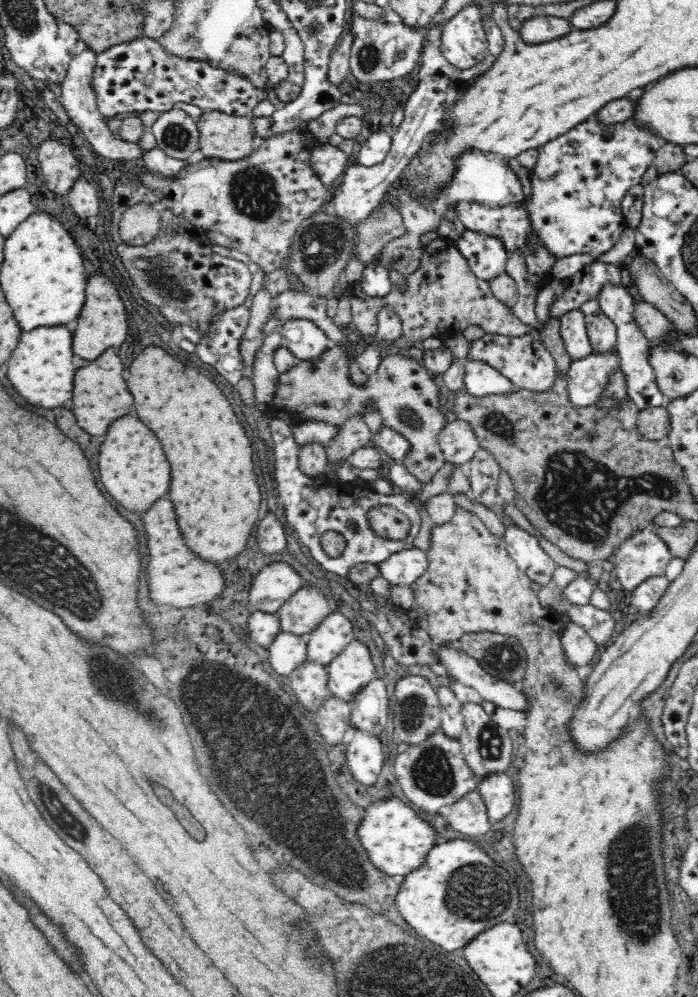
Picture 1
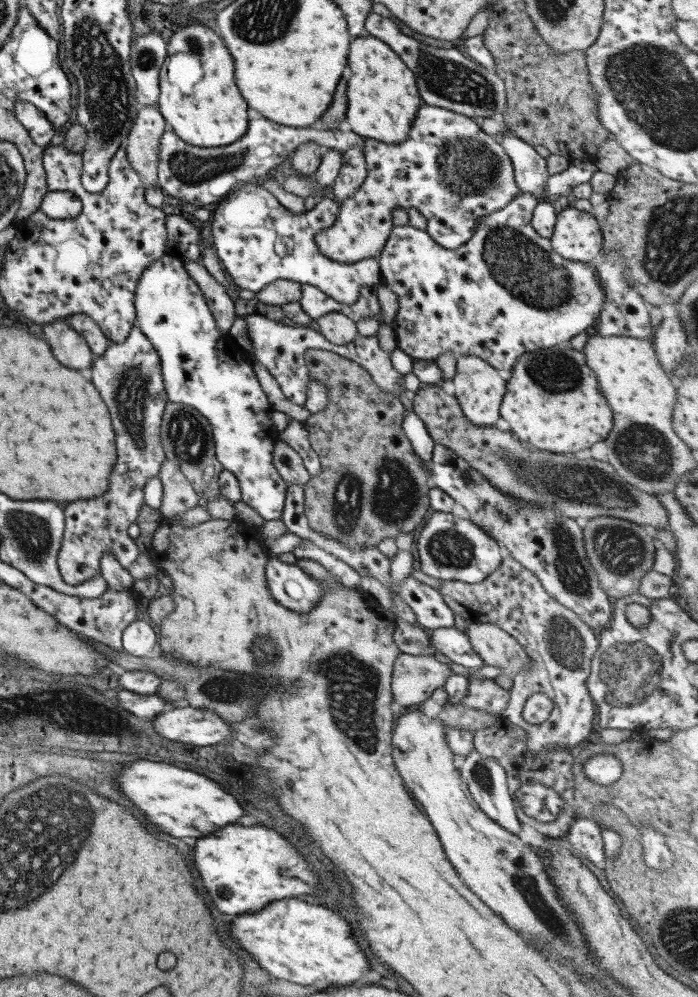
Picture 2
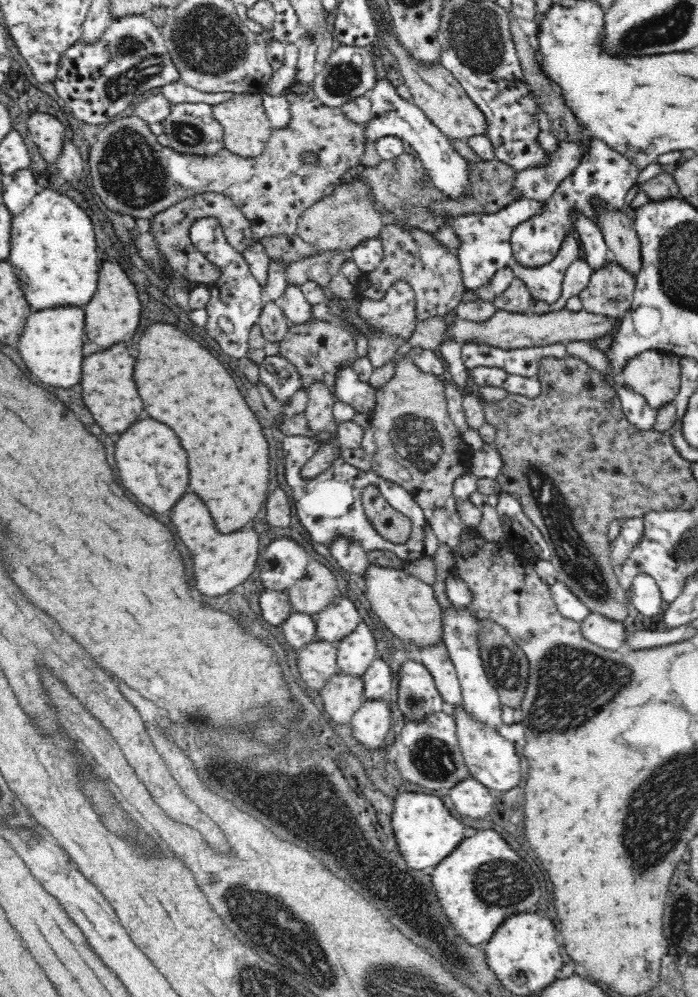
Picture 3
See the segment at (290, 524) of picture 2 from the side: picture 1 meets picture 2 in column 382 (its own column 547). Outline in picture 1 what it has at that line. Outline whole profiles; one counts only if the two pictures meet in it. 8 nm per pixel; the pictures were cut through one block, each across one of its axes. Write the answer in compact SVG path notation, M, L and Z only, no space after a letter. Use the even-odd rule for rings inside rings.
M509 525L505 528L504 540L509 555L531 581L538 582L541 586L550 582L558 565L538 545L538 539L534 535L516 525Z

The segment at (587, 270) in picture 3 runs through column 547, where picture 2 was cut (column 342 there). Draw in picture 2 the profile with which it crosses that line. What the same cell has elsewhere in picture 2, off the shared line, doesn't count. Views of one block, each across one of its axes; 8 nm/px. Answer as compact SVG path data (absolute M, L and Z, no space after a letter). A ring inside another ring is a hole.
M302 283L302 296L300 299L300 307L302 311L314 323L319 317L329 313L340 312L354 323L362 318L374 318L379 316L380 306L378 304L378 296L376 296L376 286L364 286L360 290L354 304L346 304L335 301L328 297L316 286L308 283Z

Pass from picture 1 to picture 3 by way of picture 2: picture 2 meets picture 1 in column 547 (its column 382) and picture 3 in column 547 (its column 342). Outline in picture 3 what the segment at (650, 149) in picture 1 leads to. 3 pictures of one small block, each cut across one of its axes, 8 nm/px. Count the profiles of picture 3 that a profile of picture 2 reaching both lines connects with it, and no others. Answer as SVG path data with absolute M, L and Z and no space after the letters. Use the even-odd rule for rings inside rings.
M592 138L574 173L562 180L550 200L544 203L544 212L514 228L511 234L514 259L523 267L550 264L557 257L565 239L574 232L573 211L584 215L592 223L597 222L597 210L593 201L598 201L598 205L606 205L610 211L628 211L625 198L628 191L636 185L640 172L640 167L630 162L630 159L612 149L606 142Z

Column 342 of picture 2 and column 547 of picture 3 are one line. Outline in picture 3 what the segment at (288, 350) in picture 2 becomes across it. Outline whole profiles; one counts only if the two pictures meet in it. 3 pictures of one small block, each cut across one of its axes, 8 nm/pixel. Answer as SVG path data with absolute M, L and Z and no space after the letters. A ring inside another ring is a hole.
M472 342L461 346L462 360L469 369L477 366L502 368L506 373L524 377L537 376L539 362L543 358L564 358L567 355L567 348L563 342L517 349L501 349Z

